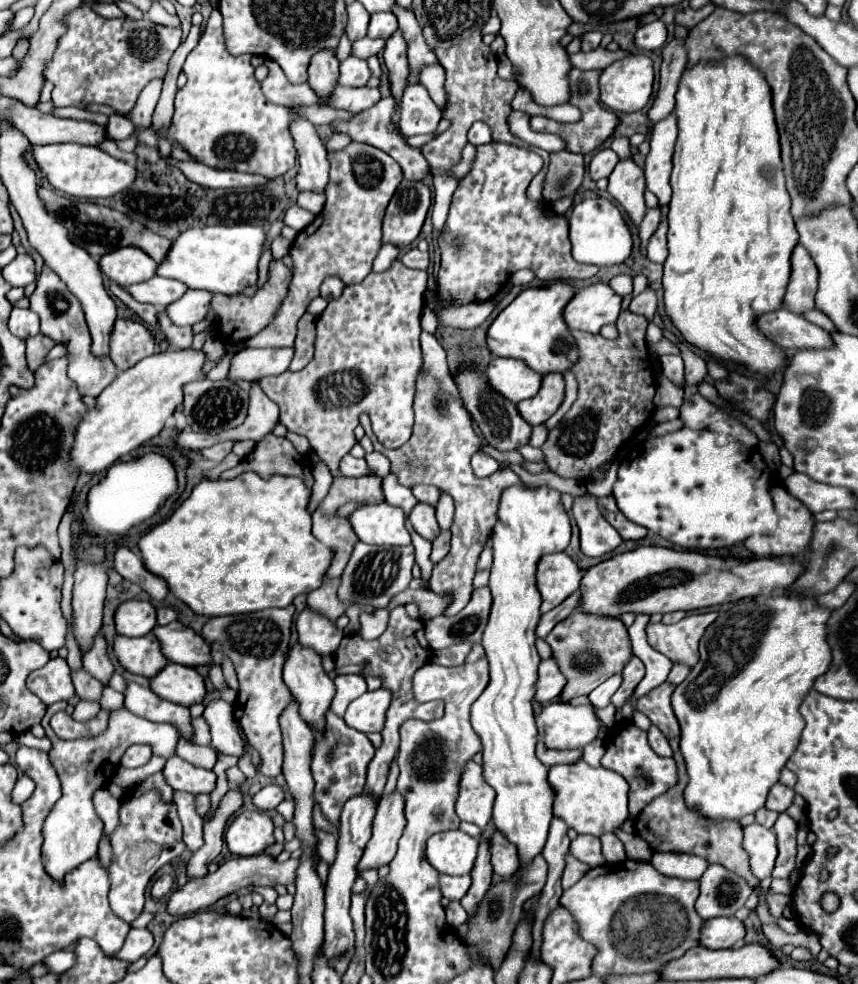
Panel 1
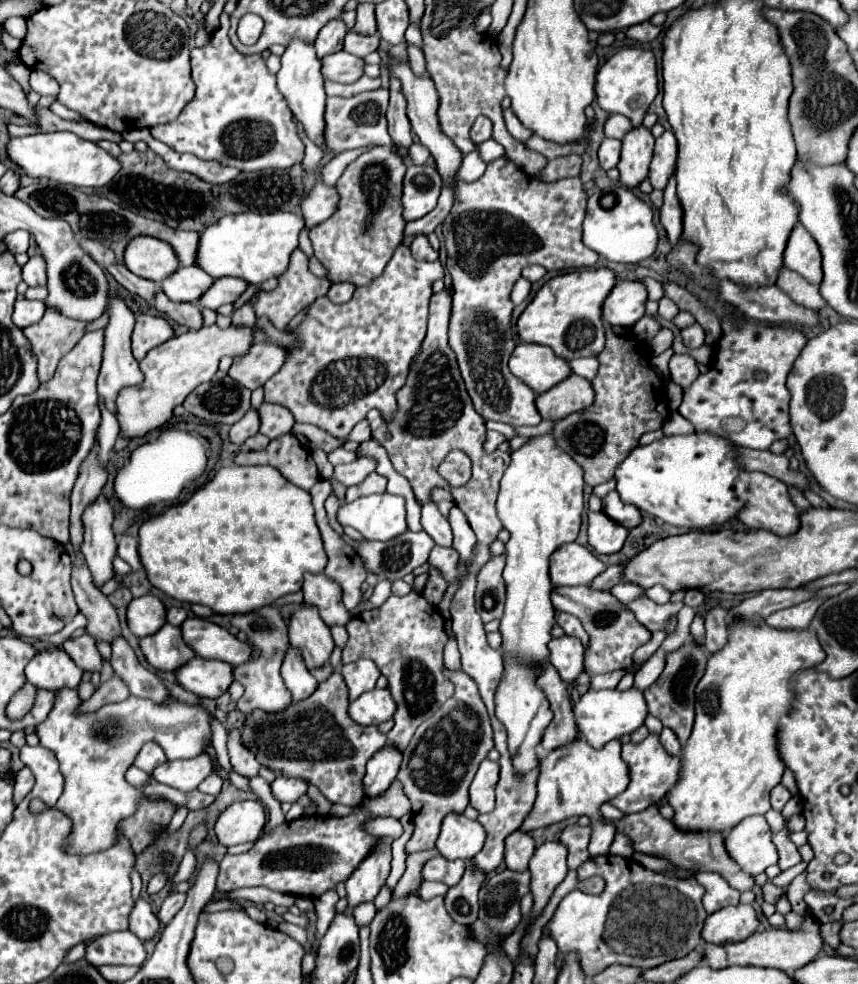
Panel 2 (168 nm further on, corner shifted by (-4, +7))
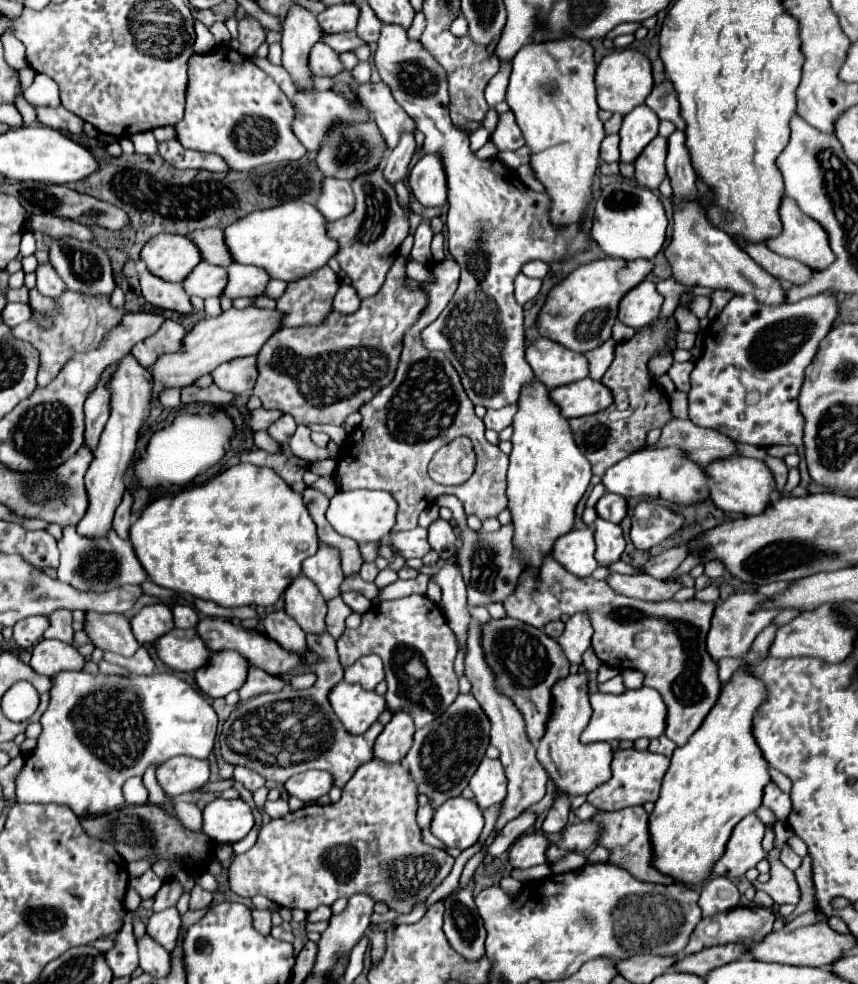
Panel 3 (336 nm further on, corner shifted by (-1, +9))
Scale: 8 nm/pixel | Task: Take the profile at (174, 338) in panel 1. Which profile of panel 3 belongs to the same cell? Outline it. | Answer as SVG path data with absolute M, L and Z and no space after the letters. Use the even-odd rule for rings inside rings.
M149 270L141 272L141 292L143 298L163 310L177 310L181 314L189 314L193 312L193 306L189 302L189 294L185 294L181 284L171 284L165 282L161 278L157 278L155 274L151 274Z

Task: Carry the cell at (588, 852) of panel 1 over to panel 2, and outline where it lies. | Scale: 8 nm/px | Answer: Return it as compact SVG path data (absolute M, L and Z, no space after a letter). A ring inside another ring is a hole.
M572 824L568 826L560 840L566 844L568 848L568 868L576 870L580 864L584 864L584 860L590 858L590 852L588 852L588 842L590 842L590 828L588 826L578 826L578 824Z

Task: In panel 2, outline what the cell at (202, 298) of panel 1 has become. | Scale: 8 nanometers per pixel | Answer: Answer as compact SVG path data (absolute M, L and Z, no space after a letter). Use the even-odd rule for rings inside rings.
M218 278L214 280L212 288L208 288L208 292L204 292L204 296L200 296L198 306L200 308L210 308L216 310L222 304L232 304L244 290L246 290L248 282L240 280L240 278Z

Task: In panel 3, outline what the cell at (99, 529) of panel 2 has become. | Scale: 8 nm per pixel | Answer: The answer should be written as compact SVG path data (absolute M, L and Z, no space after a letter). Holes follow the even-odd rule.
M127 354L125 358L119 360L119 370L109 382L109 390L111 390L111 416L107 420L107 426L101 432L101 438L95 450L95 460L91 462L85 474L85 486L89 492L89 510L85 518L77 524L77 532L89 538L99 538L109 532L115 508L123 498L123 492L125 492L123 476L133 462L139 430L151 412L151 394L153 394L151 372L143 368L131 354Z

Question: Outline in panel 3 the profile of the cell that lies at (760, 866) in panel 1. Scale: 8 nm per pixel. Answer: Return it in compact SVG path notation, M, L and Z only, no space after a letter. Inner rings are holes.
M755 814L745 816L735 826L727 842L725 854L715 864L713 874L735 878L735 876L743 876L749 868L757 866L757 862L765 858L765 852L761 848L763 834L765 834L765 824Z

